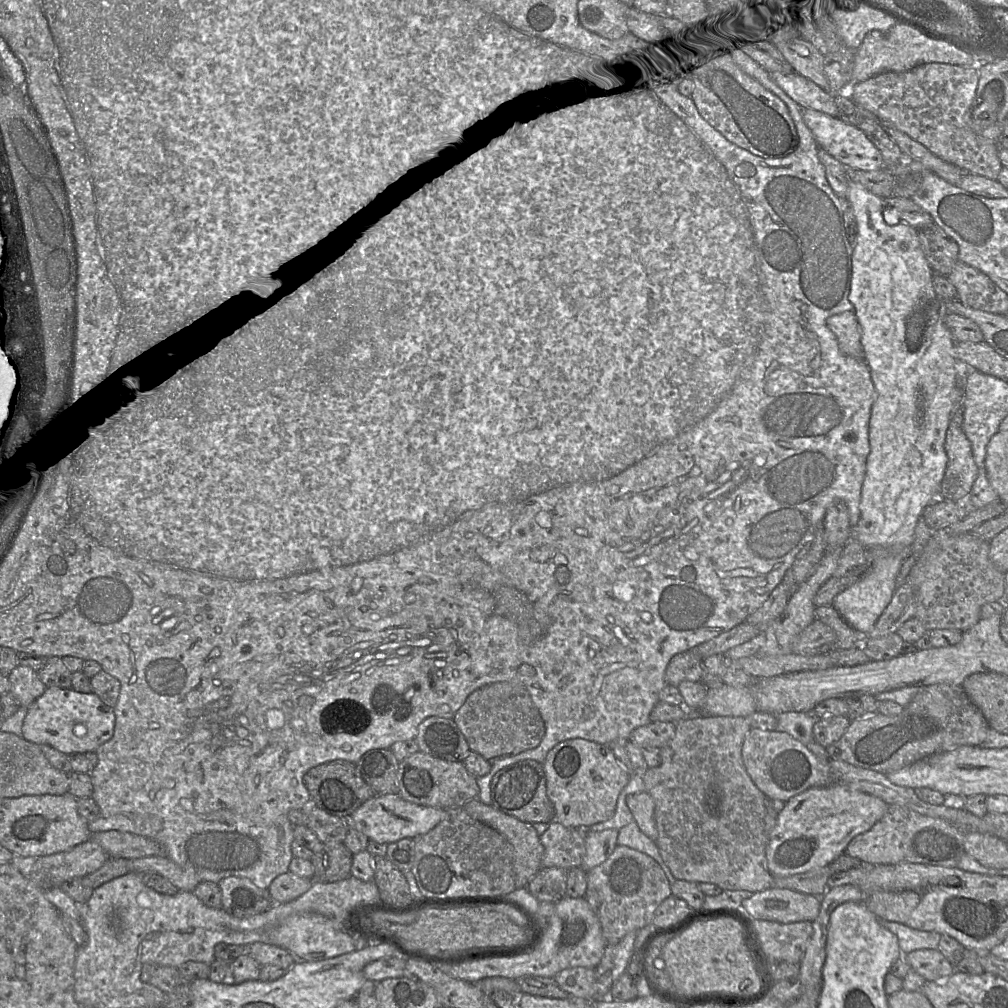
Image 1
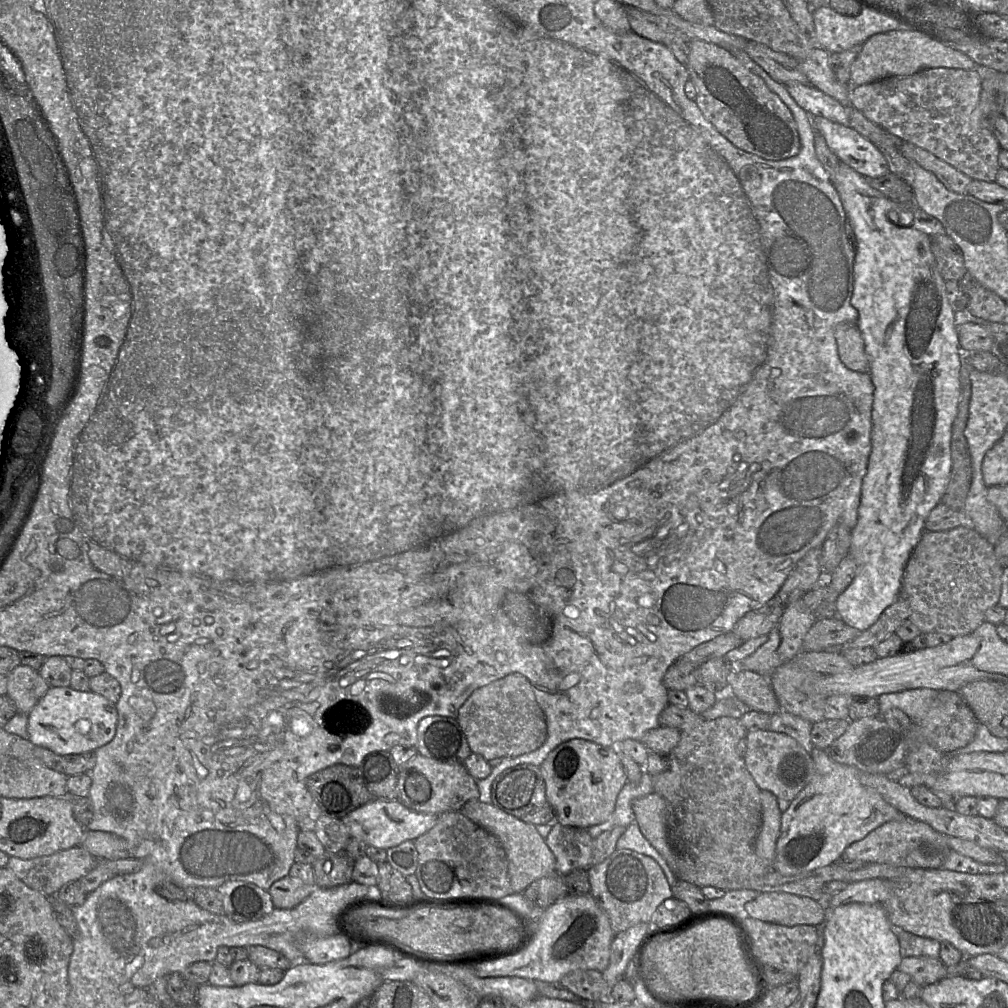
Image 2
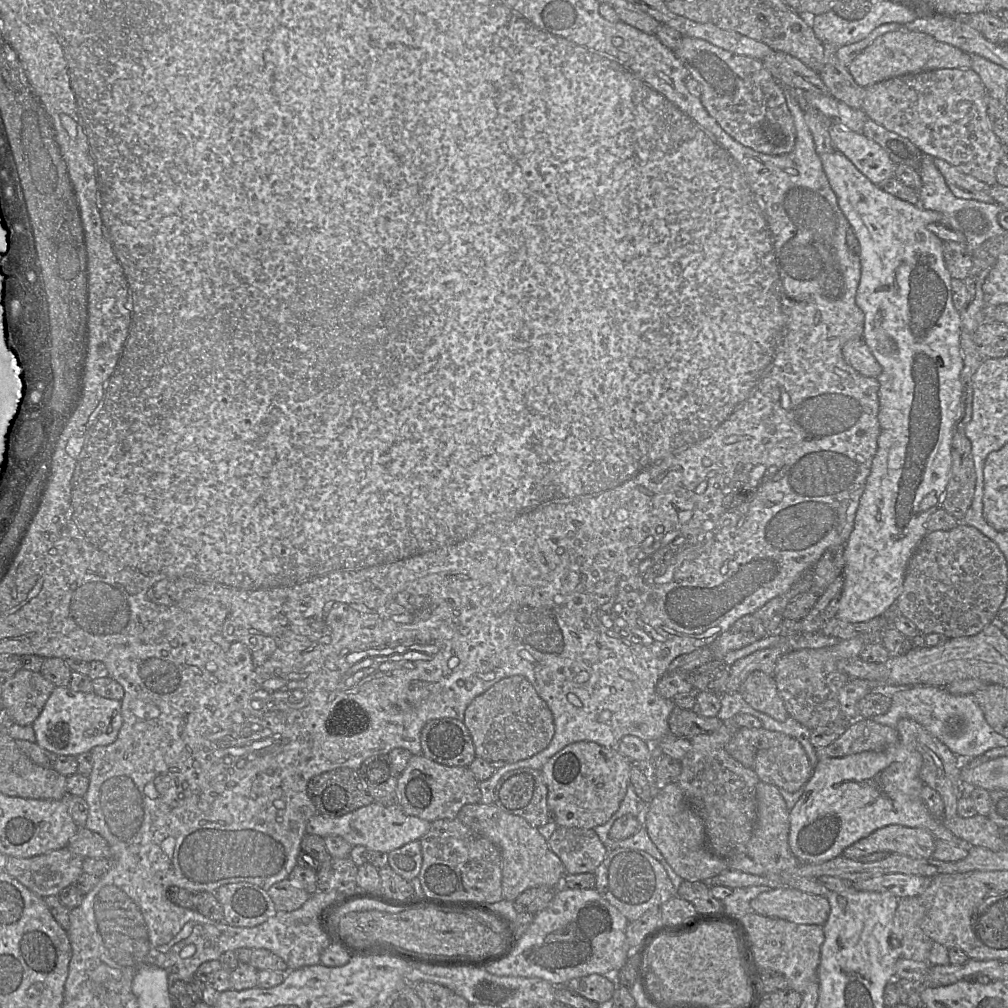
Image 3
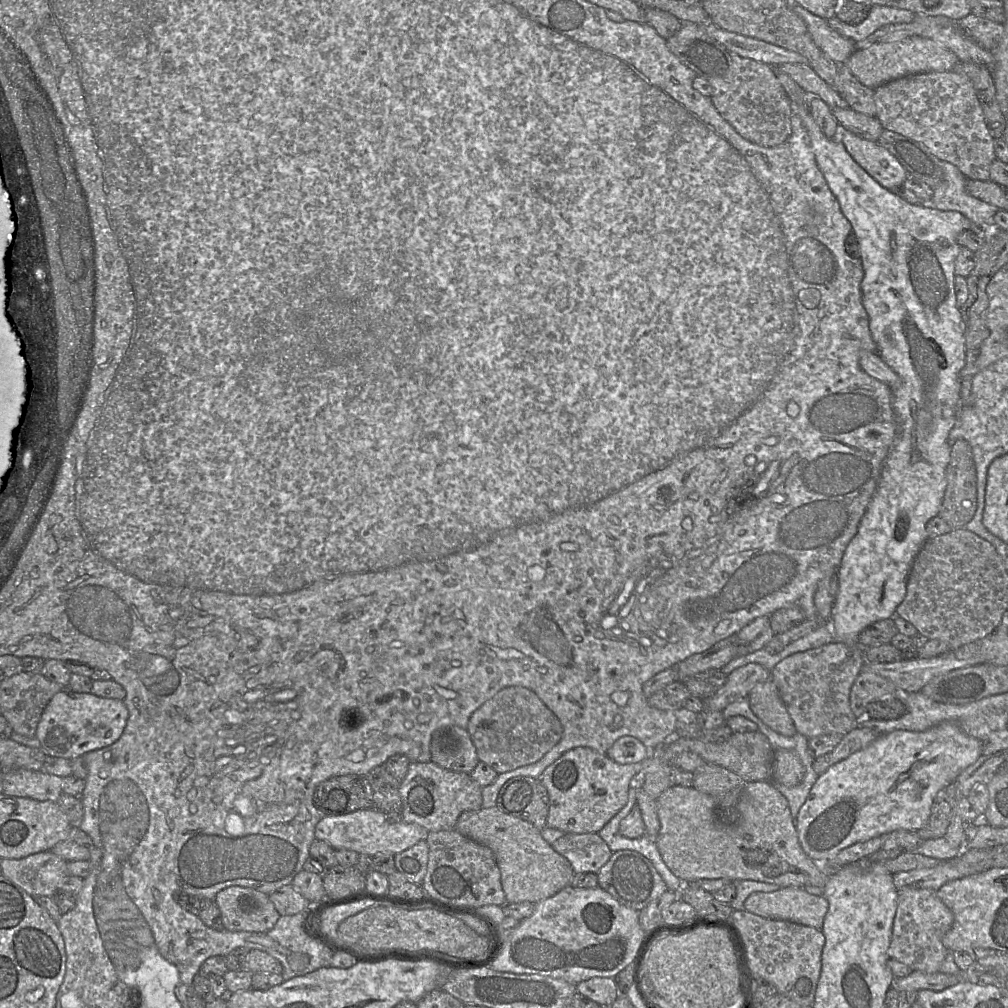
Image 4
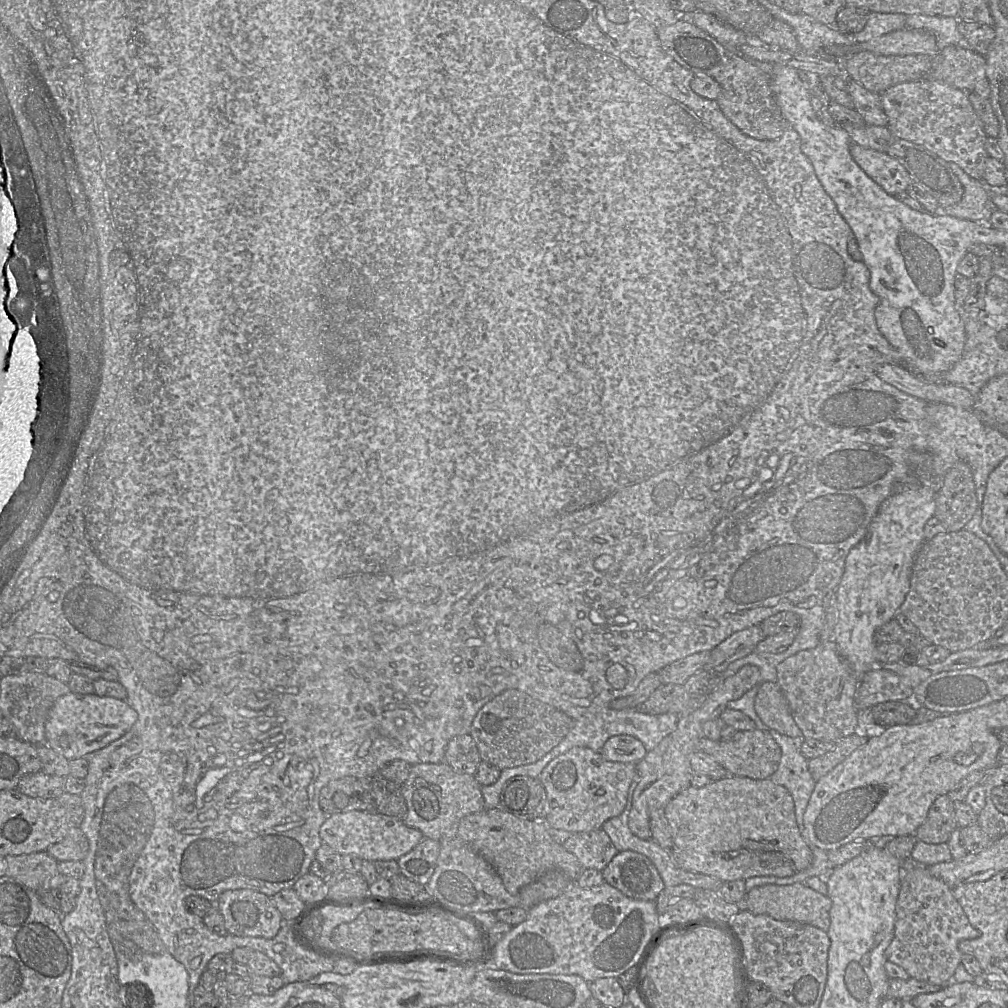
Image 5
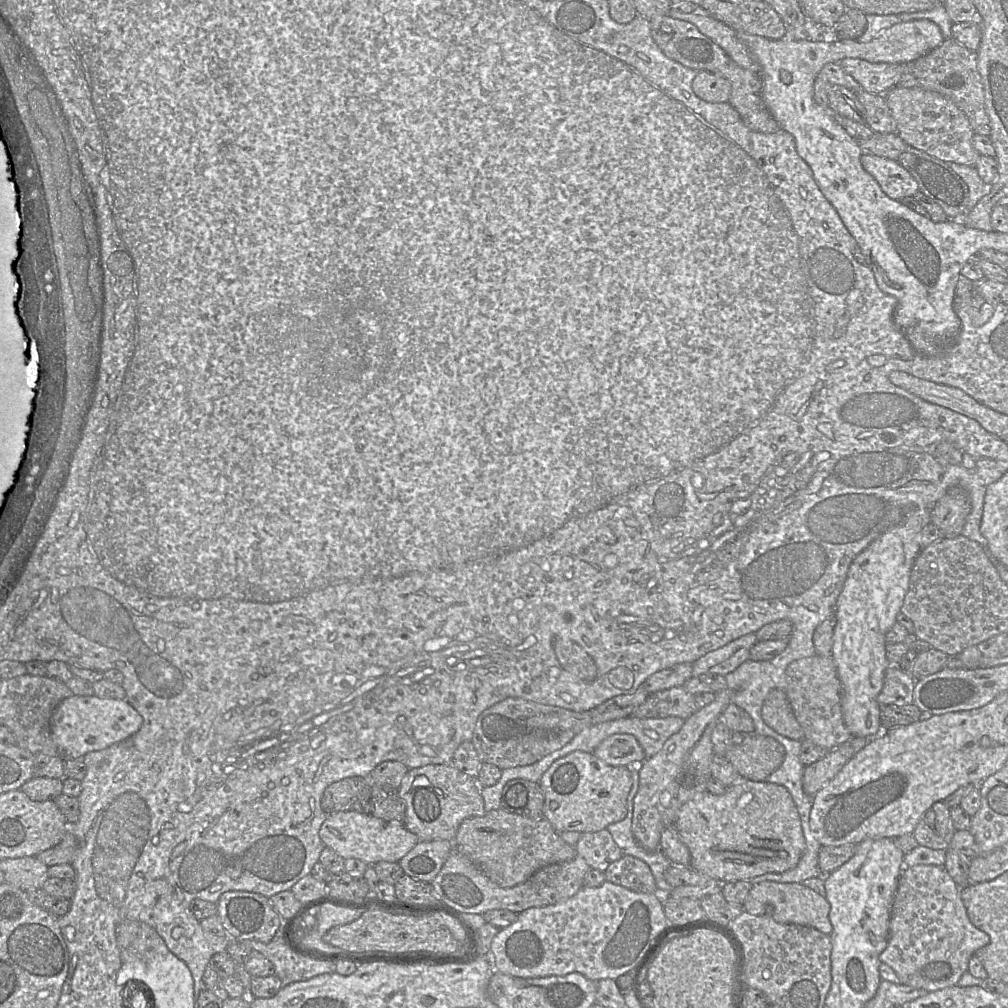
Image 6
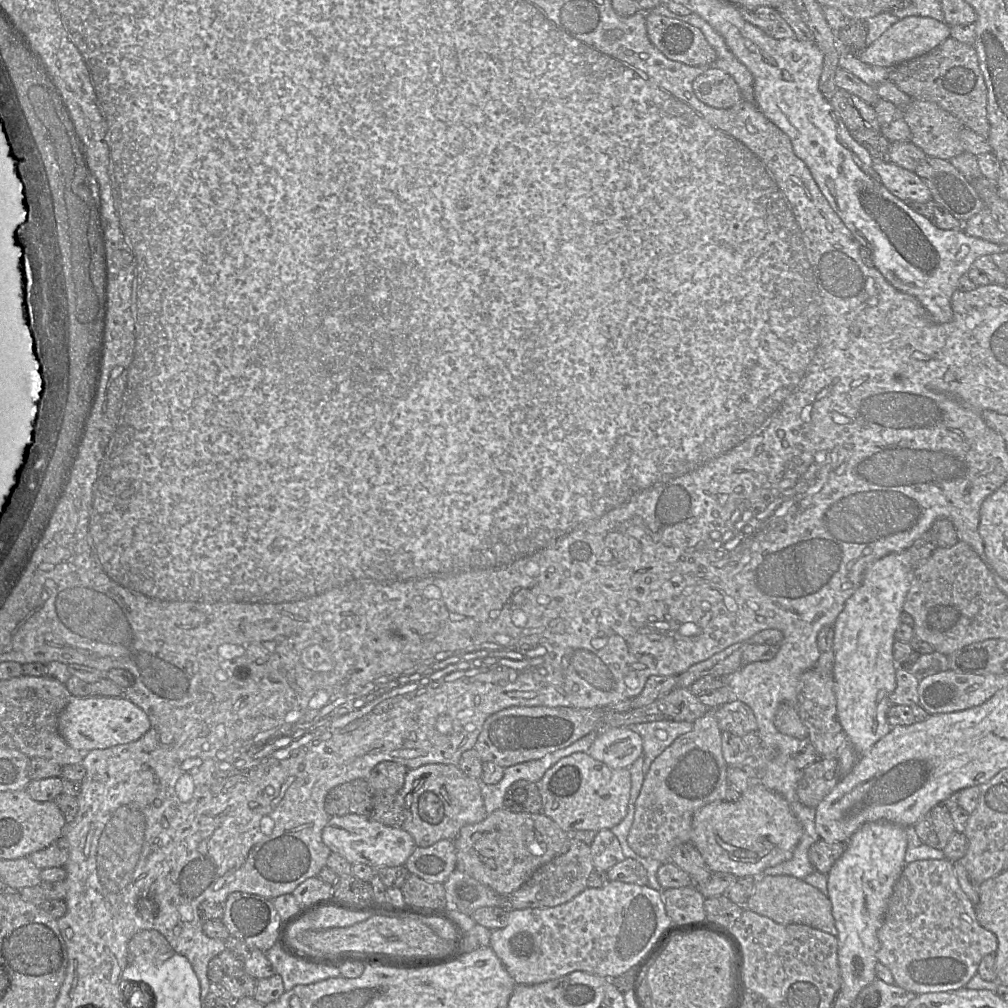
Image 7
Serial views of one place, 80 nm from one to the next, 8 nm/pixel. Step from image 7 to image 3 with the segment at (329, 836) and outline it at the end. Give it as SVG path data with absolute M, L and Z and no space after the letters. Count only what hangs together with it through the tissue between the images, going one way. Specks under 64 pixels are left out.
M373 802L340 817L315 814L306 825L306 832L318 835L339 836L352 846L365 846L369 850L389 853L405 844L420 840L430 829L431 822L406 814L399 805L385 806Z

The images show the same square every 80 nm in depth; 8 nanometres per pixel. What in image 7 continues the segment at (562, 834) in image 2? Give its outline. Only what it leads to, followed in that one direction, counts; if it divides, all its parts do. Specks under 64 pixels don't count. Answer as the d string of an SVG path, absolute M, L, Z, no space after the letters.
M609 829L596 832L590 849L595 870L607 871L626 859L617 837Z

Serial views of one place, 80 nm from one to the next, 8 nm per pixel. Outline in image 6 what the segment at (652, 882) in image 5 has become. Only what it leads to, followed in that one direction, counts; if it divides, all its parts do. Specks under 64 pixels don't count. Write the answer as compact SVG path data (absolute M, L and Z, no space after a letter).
M623 855L609 864L605 880L638 893L655 893L657 885L650 867L642 860Z

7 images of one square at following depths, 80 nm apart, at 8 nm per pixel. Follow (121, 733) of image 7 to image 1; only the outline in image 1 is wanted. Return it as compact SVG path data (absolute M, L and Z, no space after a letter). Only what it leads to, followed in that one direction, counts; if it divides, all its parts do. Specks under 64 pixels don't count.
M46 688L28 708L22 726L22 737L34 744L48 745L66 755L88 753L109 741L115 727L114 708L106 705L98 695L81 693L72 688Z

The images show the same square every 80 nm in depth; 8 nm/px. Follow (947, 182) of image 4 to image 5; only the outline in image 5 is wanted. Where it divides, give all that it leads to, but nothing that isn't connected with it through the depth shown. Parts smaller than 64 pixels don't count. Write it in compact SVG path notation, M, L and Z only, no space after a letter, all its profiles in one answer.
M949 163L949 168L963 186L963 197L957 204L940 208L941 213L935 214L949 215L976 222L988 222L992 212L996 209L991 202L991 190L983 181L970 177L956 164Z

